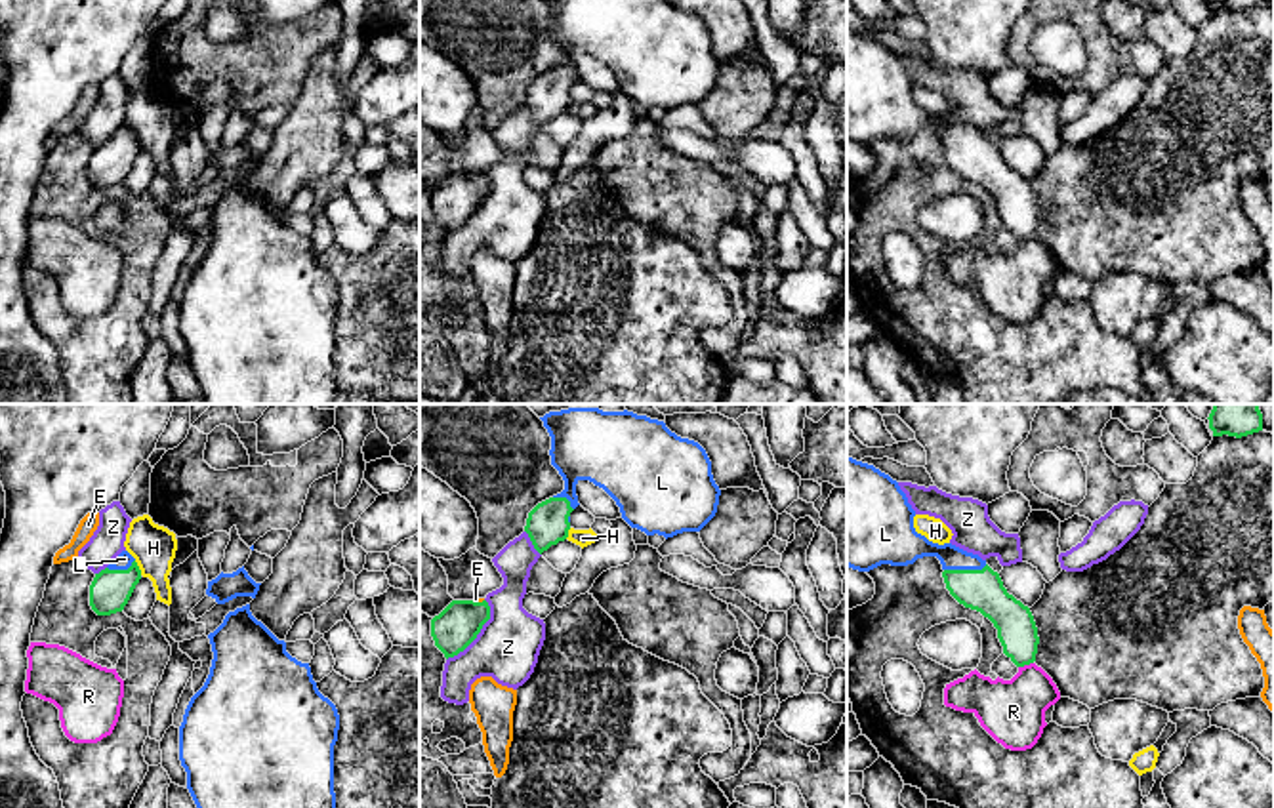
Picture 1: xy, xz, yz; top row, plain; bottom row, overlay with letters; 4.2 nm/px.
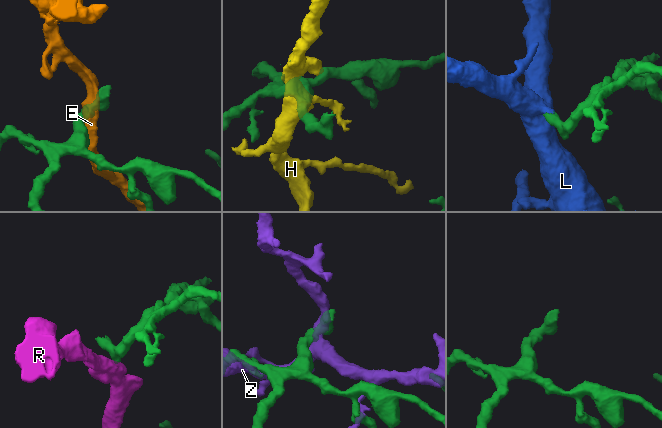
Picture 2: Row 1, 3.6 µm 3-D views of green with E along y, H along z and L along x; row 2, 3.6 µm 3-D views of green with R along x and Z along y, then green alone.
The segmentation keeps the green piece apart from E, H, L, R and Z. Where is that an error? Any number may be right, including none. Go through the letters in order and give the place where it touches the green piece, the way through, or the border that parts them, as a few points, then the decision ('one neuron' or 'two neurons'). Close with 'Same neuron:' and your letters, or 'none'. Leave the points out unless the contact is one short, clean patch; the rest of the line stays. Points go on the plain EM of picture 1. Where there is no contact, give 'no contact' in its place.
E: meets green in xz at (477, 176); border along xz (483, 172), (473, 174); two neurons
H: meets green in xy at (138, 141); border along xy (134, 134), (142, 147); two neurons
L: meets green in yz at (965, 143); one neuron
R: meets green in yz at (1025, 237); two neurons
Z: meets green in xz at (479, 204); two neurons
Same neuron: L

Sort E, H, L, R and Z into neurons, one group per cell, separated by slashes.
E / H / L / R / Z

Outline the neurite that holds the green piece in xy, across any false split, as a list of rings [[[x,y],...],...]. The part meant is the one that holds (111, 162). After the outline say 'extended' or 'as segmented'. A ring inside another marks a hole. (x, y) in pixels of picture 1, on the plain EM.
[[[122,124],[105,143],[95,147],[90,158],[92,183],[97,189],[122,185],[139,152],[141,143],[135,131]]]; extended

